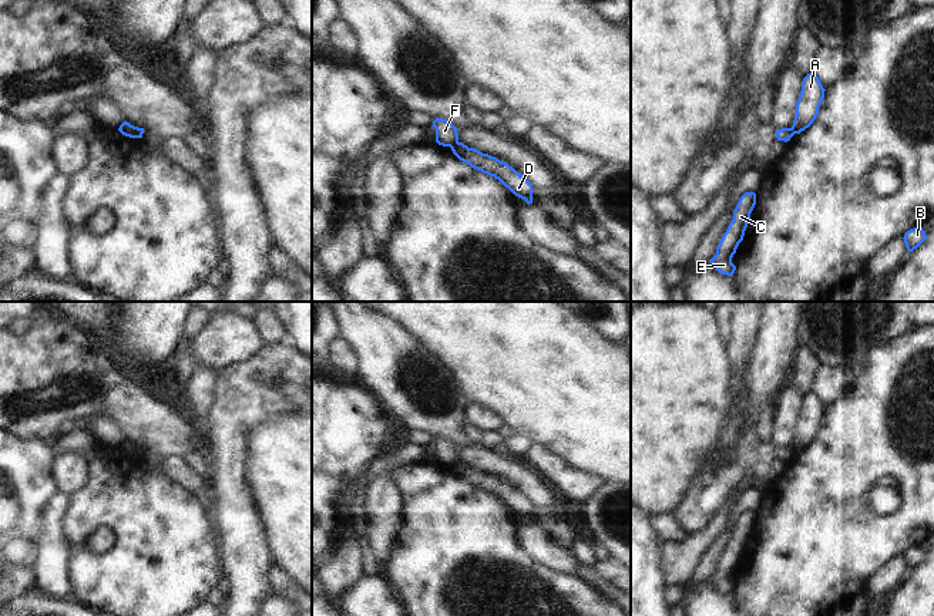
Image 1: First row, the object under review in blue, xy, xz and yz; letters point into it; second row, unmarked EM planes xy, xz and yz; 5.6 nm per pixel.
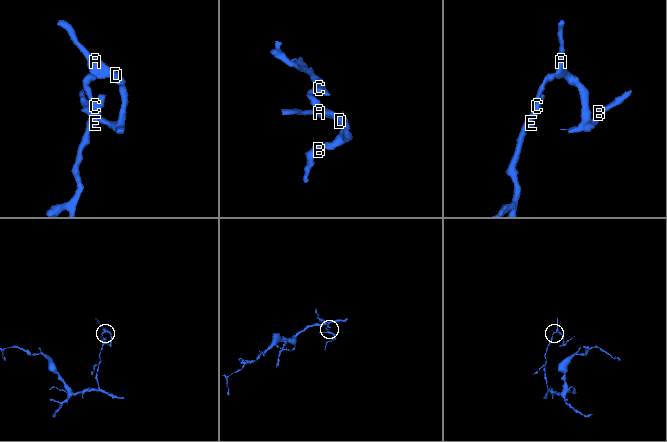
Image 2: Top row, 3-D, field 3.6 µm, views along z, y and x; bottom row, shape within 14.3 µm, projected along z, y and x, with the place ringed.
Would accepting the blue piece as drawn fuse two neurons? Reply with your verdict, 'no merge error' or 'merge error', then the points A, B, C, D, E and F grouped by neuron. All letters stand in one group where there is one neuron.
merge error | A B D / C E F

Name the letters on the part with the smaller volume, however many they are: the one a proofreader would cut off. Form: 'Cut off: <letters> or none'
Cut off: A, B, D

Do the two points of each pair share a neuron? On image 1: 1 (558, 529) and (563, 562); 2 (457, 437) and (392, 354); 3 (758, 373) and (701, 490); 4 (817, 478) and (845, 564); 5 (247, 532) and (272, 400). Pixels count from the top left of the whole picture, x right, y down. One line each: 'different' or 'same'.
1: different
2: same
3: same
4: same
5: same

